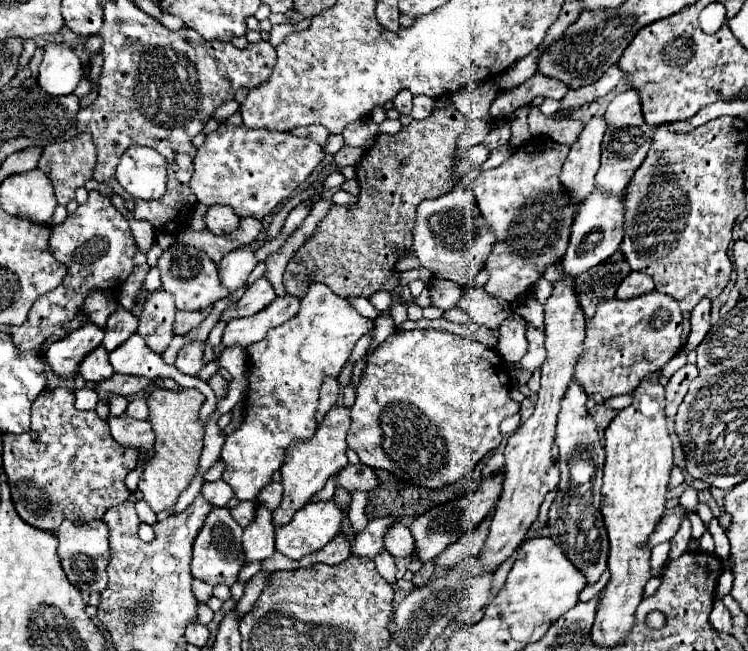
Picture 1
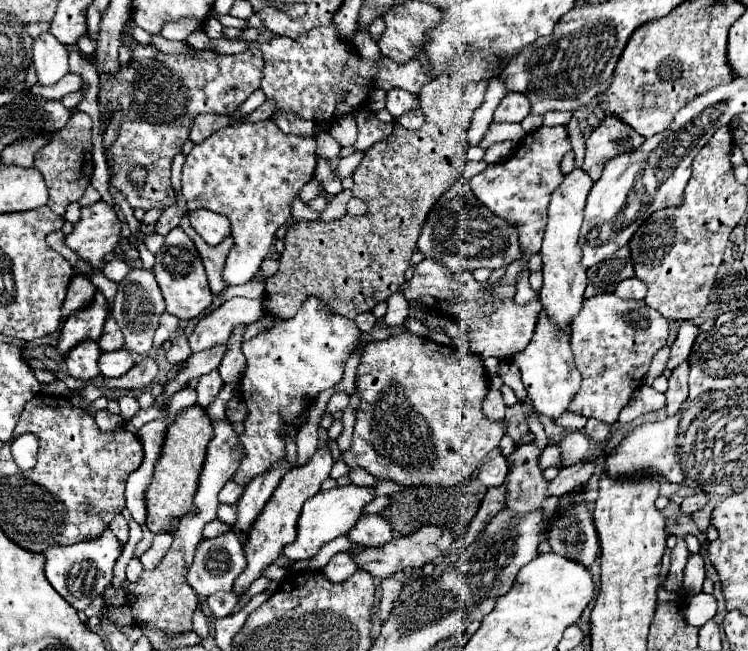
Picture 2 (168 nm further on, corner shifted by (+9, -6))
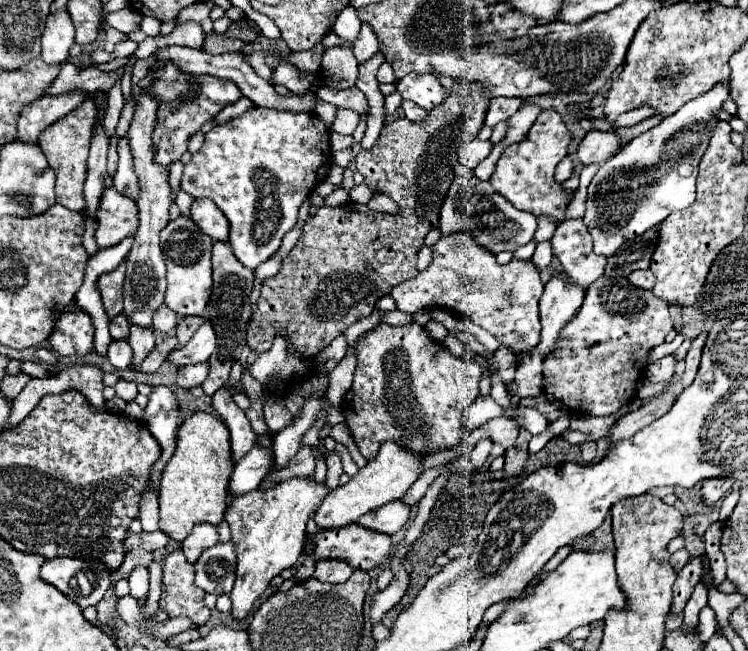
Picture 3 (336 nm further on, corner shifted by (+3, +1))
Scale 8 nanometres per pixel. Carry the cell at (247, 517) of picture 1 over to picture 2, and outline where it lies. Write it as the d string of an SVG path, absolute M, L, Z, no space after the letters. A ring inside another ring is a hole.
M216 518L216 520L212 520L204 526L204 538L214 538L214 536L220 536L220 534L226 534L228 530L232 530L232 526Z

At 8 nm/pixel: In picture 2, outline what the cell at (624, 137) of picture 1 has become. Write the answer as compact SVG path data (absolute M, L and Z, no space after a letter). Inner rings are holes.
M604 116L598 128L592 130L592 134L586 140L586 158L584 158L584 170L598 180L604 164L612 158L616 158L622 152L636 150L644 142L644 136L636 134L632 126L620 122L620 118Z

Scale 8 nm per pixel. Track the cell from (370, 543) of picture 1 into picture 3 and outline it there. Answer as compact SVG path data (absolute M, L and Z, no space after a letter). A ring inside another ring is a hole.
M320 561L314 569L314 579L324 583L344 583L352 575L352 569L348 563L342 561Z

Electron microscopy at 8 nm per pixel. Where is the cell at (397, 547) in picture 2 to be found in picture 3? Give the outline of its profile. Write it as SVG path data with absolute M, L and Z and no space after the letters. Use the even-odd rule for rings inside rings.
M350 523L348 527L338 527L338 529L320 529L314 537L306 535L306 539L312 539L314 543L312 555L316 557L316 561L338 559L338 561L346 561L352 569L362 569L362 571L370 571L378 567L380 563L388 561L390 551L392 551L392 543L388 535L364 529L358 523Z

